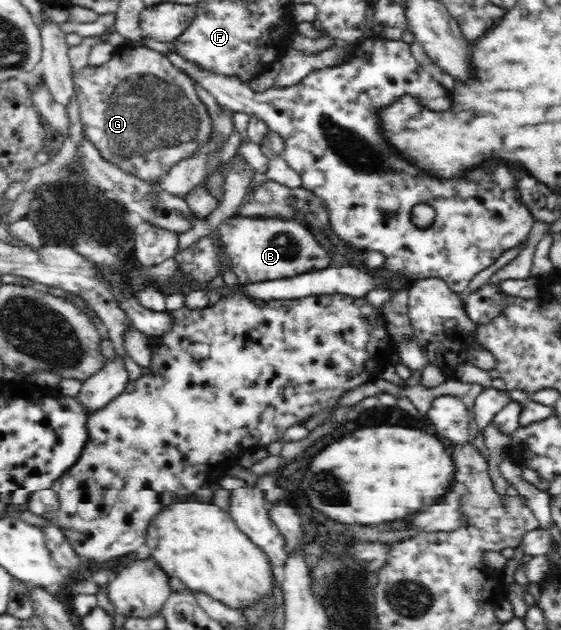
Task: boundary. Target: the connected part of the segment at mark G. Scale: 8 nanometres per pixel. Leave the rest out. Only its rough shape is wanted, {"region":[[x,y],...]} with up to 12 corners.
{"region":[[143,42],[73,72],[86,138],[158,183],[211,133]]}

